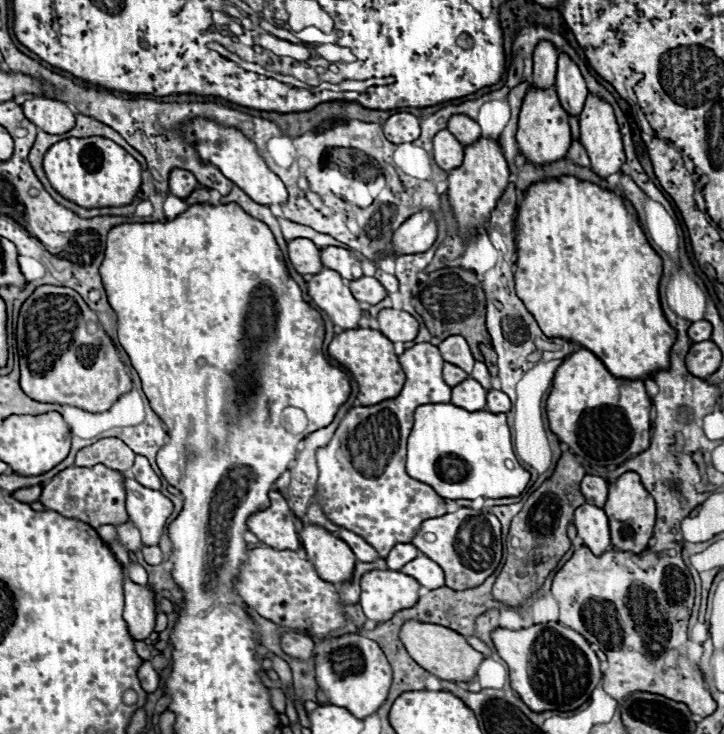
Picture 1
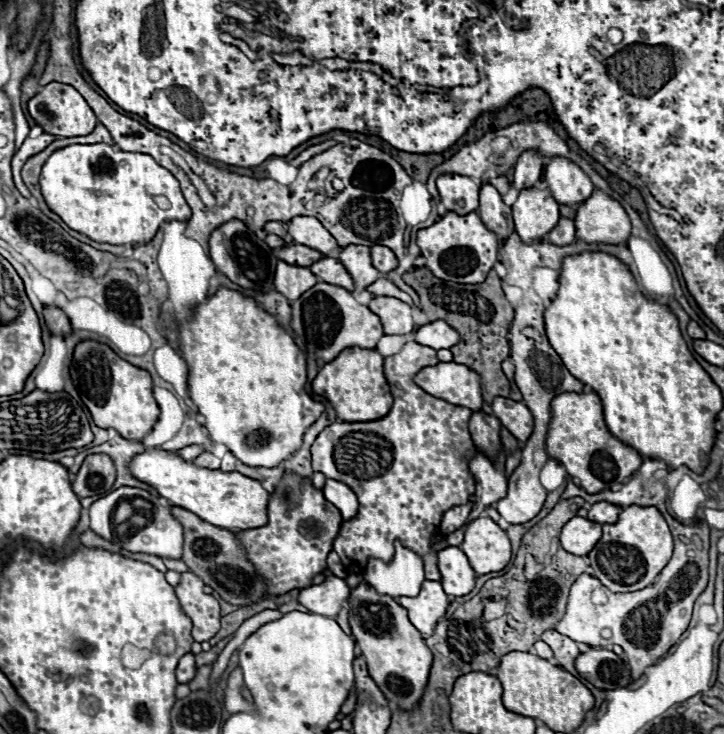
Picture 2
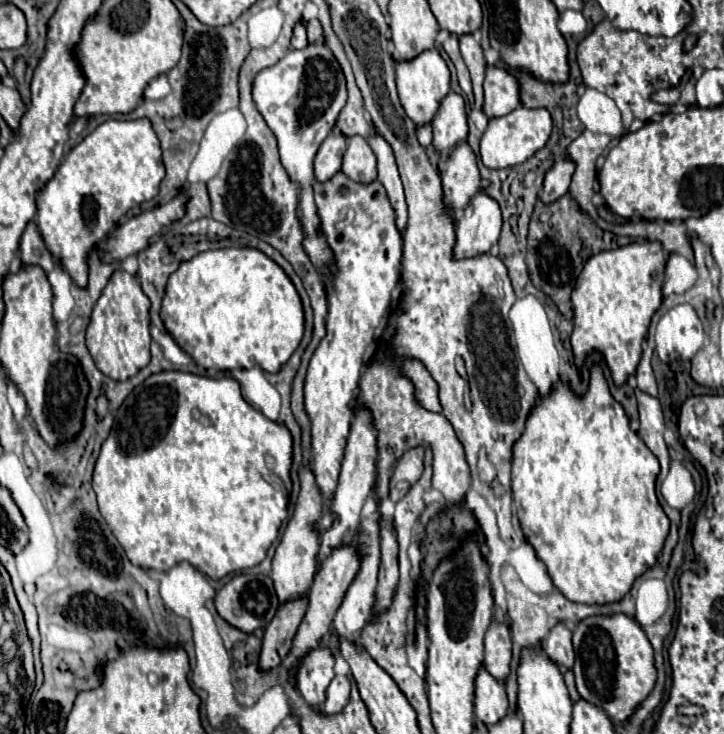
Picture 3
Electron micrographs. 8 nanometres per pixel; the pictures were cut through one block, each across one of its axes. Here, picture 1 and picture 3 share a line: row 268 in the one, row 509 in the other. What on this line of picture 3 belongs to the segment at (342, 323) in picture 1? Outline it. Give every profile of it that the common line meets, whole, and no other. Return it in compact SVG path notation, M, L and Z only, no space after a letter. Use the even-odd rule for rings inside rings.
M340 172L324 184L314 182L314 198L322 218L320 230L326 234L338 264L338 274L332 280L334 286L328 290L328 334L310 360L304 386L304 408L312 424L312 470L324 502L322 516L314 524L314 530L322 534L332 528L336 520L326 504L334 498L338 484L350 420L354 416L352 400L360 392L358 380L364 358L382 330L380 324L386 320L392 290L400 280L402 236L396 230L394 210L378 180L360 186Z

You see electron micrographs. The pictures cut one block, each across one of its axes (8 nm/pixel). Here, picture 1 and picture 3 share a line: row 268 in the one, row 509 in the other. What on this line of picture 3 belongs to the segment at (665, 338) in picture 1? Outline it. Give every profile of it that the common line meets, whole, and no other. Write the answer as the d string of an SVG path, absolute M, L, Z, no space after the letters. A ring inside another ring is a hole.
M598 366L592 368L590 386L582 398L576 398L560 382L548 398L540 398L534 406L526 430L514 446L512 498L526 540L544 562L554 586L568 600L590 606L620 602L634 580L656 564L670 532L670 520L654 492L658 472L658 458L630 430L628 416L612 398Z

